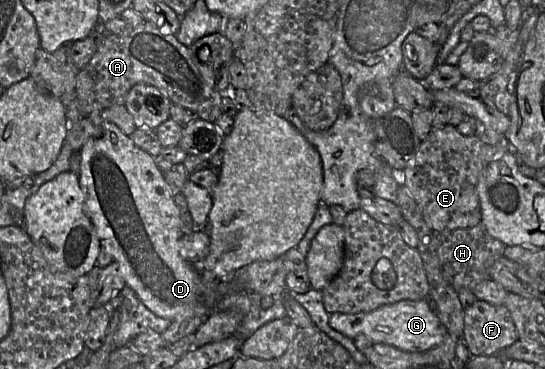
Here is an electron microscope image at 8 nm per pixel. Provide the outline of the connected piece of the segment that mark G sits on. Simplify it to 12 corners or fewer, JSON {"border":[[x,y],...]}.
{"border":[[428,299],[332,313],[330,326],[404,351],[440,345],[447,329]]}

